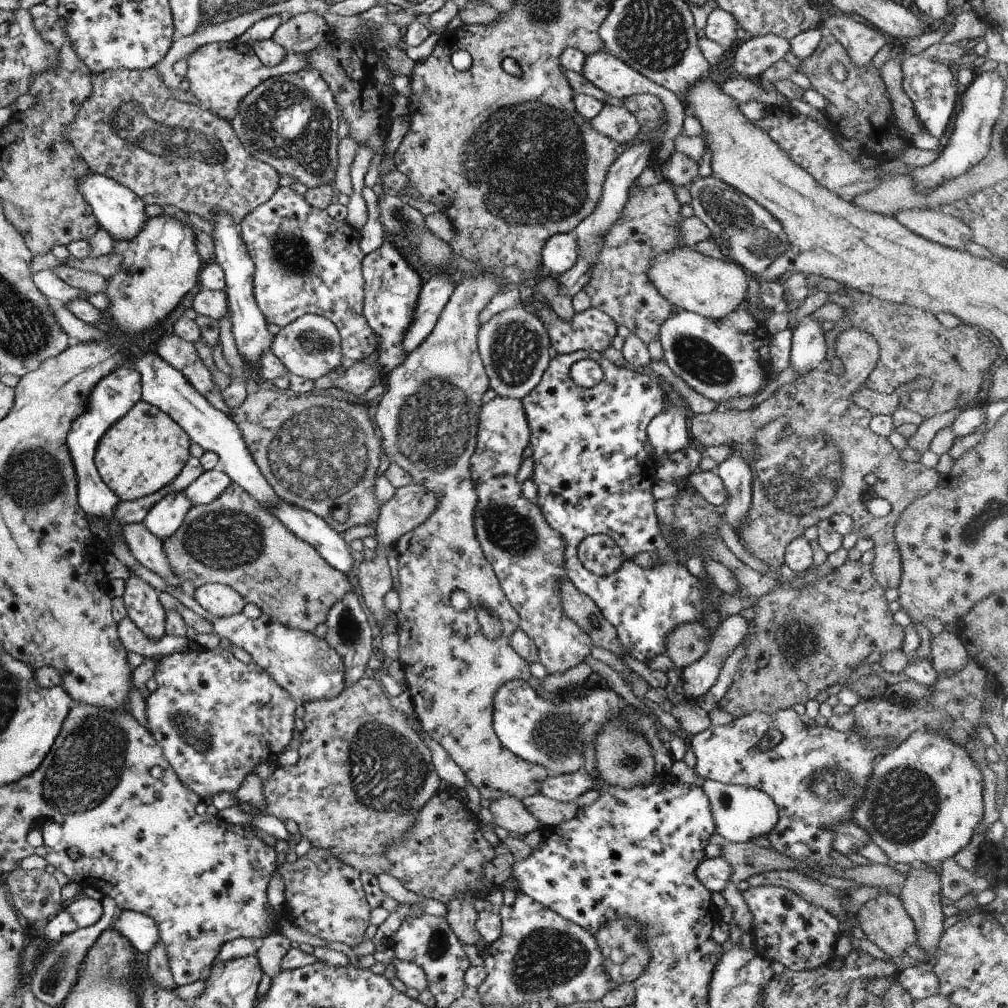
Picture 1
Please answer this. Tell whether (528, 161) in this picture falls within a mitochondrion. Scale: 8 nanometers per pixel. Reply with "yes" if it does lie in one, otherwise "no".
yes

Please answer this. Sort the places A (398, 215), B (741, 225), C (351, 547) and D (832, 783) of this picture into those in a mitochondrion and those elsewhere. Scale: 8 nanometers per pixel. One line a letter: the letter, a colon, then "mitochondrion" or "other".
A: mitochondrion
B: mitochondrion
C: other
D: mitochondrion

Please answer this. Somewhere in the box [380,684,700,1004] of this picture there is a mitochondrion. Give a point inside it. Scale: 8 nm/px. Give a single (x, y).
(547, 957)

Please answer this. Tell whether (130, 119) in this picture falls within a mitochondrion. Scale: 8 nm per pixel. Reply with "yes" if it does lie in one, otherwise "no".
yes

